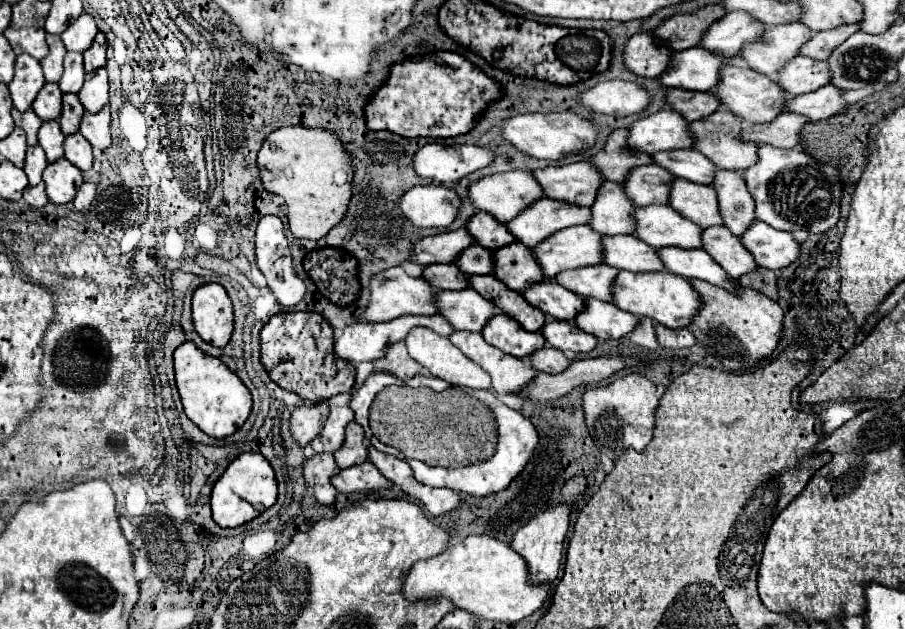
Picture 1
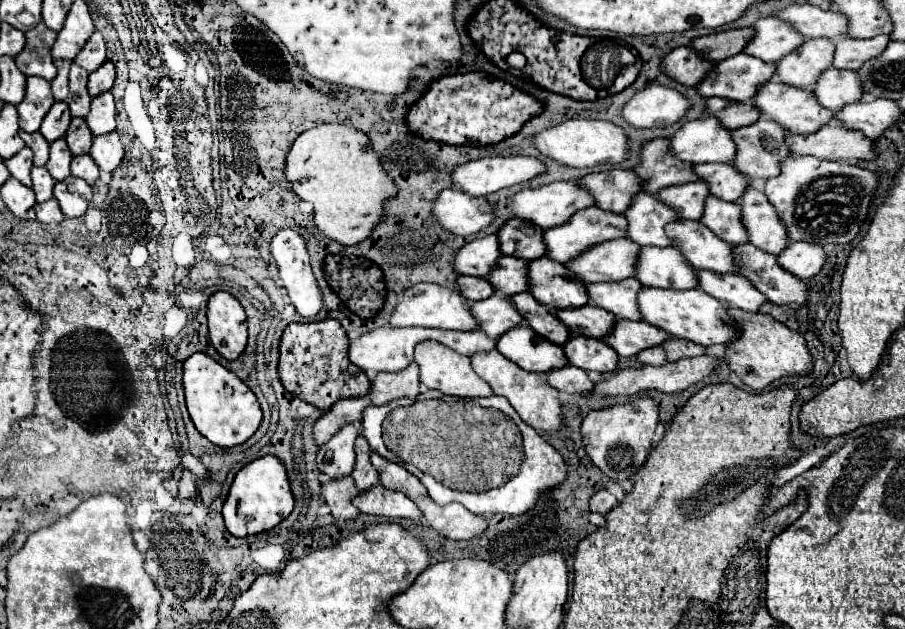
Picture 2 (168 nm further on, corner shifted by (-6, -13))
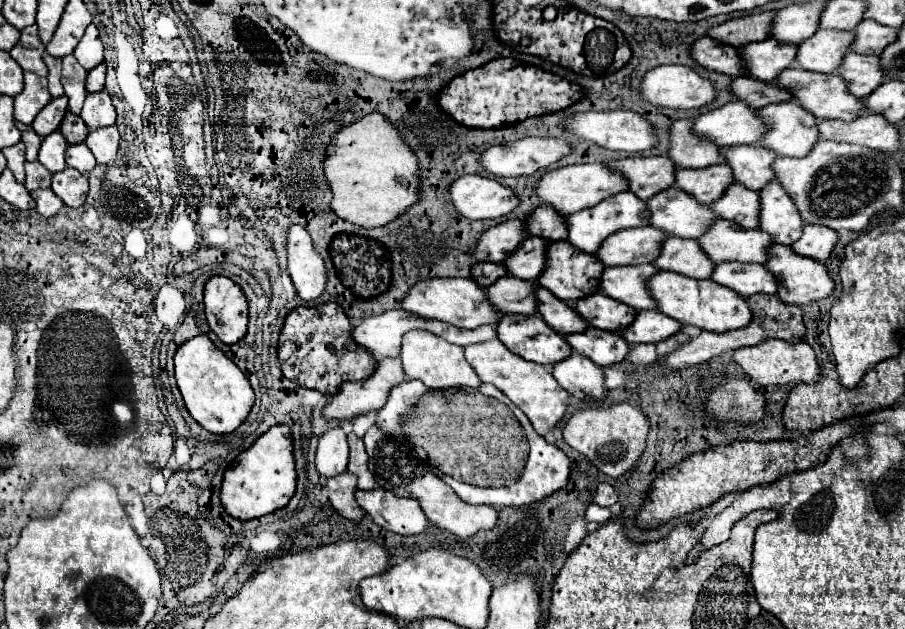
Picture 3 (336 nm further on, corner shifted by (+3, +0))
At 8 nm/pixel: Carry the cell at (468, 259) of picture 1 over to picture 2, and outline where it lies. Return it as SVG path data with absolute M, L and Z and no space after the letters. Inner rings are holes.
M500 257L498 263L488 273L488 281L494 287L494 291L502 295L516 295L526 291L526 269L528 263L516 257Z

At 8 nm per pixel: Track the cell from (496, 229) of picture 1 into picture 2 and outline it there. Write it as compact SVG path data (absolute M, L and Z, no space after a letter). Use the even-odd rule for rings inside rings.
M510 219L506 221L498 233L498 243L502 255L512 255L518 259L538 259L544 255L544 241L542 241L542 229L526 227L522 219Z

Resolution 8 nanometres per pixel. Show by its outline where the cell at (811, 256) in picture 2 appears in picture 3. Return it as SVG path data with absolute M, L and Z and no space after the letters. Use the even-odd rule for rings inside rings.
M809 224L805 226L803 236L793 244L793 250L799 252L801 256L809 256L819 262L825 262L831 256L837 240L839 236L835 230L819 224Z

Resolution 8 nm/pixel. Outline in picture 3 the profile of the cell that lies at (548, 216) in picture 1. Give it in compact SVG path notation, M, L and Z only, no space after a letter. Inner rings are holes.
M621 192L617 196L611 196L603 202L599 202L593 208L575 212L565 216L567 220L567 230L569 230L569 242L573 246L577 246L583 252L591 252L595 254L597 248L601 248L601 244L605 242L607 236L625 230L625 228L635 228L635 226L647 226L647 202L639 200L633 192Z

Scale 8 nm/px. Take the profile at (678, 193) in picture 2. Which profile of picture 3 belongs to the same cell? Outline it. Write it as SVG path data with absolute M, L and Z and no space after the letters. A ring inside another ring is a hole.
M715 164L707 168L681 168L675 174L675 186L689 192L701 204L711 204L723 196L723 192L731 186L733 172L729 164Z

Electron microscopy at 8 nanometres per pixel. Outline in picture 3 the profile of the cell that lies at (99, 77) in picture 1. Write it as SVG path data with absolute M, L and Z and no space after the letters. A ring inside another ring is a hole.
M105 90L93 92L85 98L83 110L81 110L83 122L89 126L89 130L103 128L103 126L113 126L115 124L115 108L111 104L111 98Z

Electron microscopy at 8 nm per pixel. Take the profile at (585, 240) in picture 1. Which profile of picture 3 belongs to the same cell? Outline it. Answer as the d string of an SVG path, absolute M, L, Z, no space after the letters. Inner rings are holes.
M629 228L615 232L611 238L607 238L599 248L597 256L605 266L653 262L661 252L663 240L667 240L667 234L659 232L659 228Z

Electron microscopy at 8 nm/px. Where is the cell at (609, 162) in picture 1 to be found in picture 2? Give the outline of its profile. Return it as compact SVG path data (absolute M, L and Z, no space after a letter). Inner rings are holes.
M654 139L642 145L640 163L632 169L642 179L642 191L658 193L670 185L698 181L692 163L684 163L668 155L668 139Z

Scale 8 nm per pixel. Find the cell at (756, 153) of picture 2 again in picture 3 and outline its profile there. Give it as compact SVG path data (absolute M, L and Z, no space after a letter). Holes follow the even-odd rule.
M797 100L769 104L759 110L759 116L769 124L769 132L757 144L775 150L777 156L805 156L819 140L817 118Z

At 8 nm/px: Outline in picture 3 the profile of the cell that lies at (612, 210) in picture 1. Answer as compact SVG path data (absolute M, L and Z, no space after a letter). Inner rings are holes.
M669 188L647 200L651 210L651 226L661 228L671 236L699 238L719 216L707 204L699 204L681 188Z

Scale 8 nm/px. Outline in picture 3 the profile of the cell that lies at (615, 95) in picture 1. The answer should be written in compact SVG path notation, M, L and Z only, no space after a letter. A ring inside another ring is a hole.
M681 64L657 66L649 70L641 84L643 98L663 108L703 108L717 98L711 80L699 76L693 68Z

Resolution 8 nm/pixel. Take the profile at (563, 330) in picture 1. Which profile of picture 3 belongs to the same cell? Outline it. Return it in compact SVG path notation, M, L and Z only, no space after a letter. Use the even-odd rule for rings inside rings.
M591 326L581 334L565 336L565 340L575 352L591 358L599 366L619 364L629 352L629 344L617 332L607 332Z

